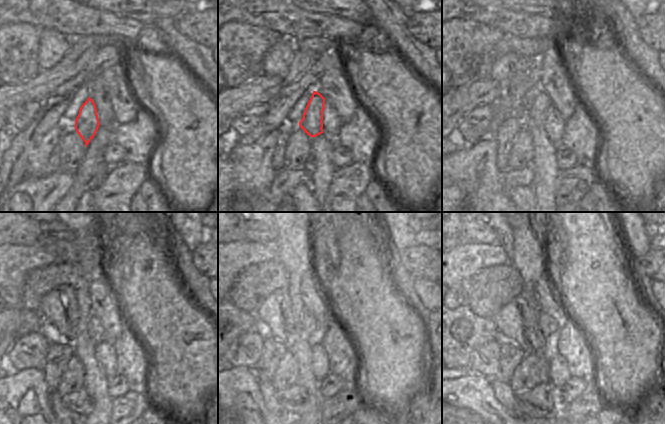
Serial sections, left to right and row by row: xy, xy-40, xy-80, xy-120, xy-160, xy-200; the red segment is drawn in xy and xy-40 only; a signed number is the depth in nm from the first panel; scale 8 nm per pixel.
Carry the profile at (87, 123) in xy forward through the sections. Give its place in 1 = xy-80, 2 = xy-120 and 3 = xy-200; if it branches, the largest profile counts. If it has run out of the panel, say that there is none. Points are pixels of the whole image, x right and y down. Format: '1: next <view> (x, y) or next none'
1: next xy-80 (541, 103)
2: next xy-120 (94, 328)
3: next xy-200 (547, 325)

